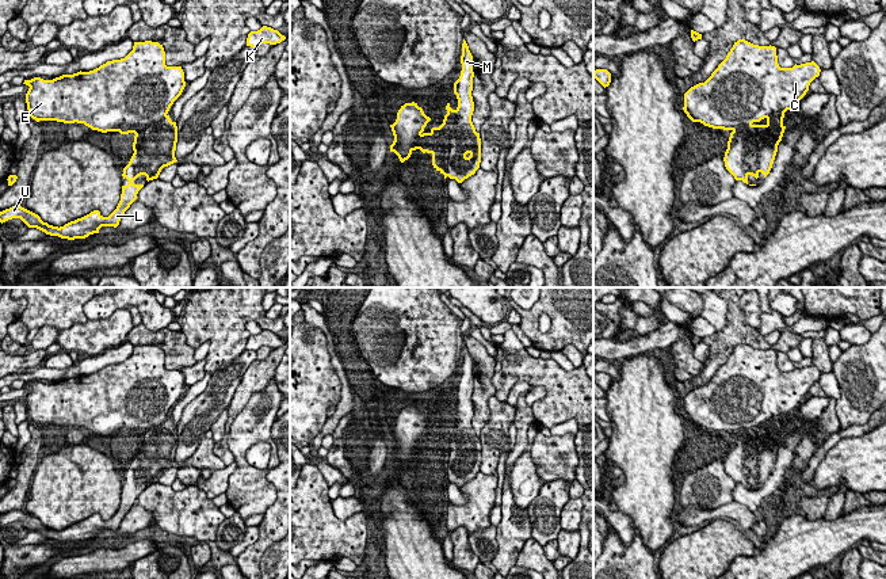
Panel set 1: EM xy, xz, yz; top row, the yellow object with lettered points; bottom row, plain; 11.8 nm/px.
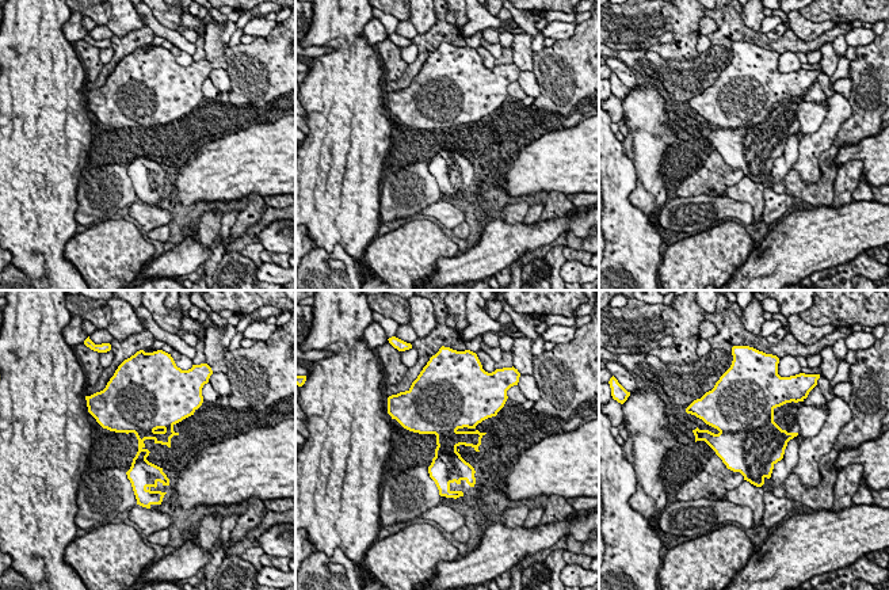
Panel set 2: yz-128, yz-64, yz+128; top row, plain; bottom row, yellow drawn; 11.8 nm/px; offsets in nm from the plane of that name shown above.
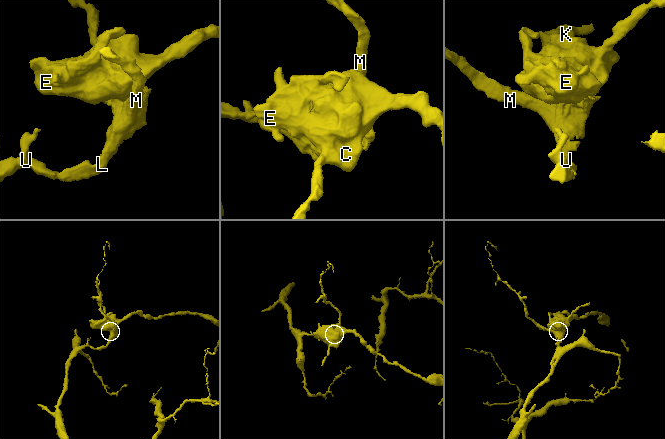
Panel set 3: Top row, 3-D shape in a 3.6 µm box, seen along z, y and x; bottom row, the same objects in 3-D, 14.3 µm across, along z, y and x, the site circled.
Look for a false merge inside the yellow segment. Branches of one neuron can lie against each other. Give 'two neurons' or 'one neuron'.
two neurons

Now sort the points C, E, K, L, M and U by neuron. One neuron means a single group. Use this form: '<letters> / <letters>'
C E K / L M U

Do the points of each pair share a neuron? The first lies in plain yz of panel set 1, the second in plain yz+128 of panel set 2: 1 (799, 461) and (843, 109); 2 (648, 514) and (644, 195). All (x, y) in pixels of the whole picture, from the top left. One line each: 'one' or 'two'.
1: one
2: one

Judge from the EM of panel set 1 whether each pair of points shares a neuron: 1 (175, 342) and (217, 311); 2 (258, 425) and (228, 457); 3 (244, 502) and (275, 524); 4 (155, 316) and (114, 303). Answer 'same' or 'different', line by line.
1: different
2: different
3: different
4: same

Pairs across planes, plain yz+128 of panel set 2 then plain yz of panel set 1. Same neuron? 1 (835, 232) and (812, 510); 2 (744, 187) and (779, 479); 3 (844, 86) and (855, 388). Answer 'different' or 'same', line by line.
1: different
2: same
3: different

